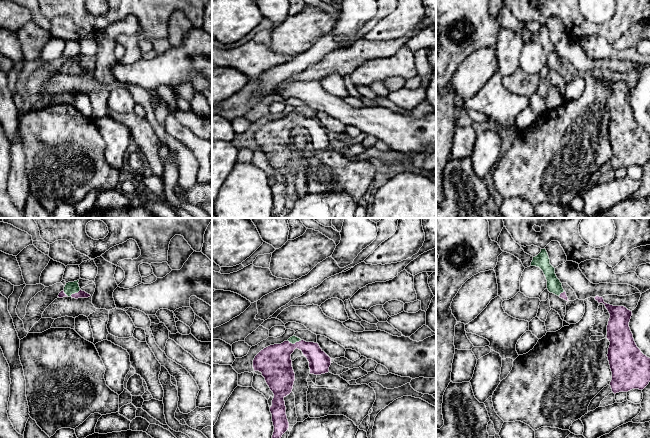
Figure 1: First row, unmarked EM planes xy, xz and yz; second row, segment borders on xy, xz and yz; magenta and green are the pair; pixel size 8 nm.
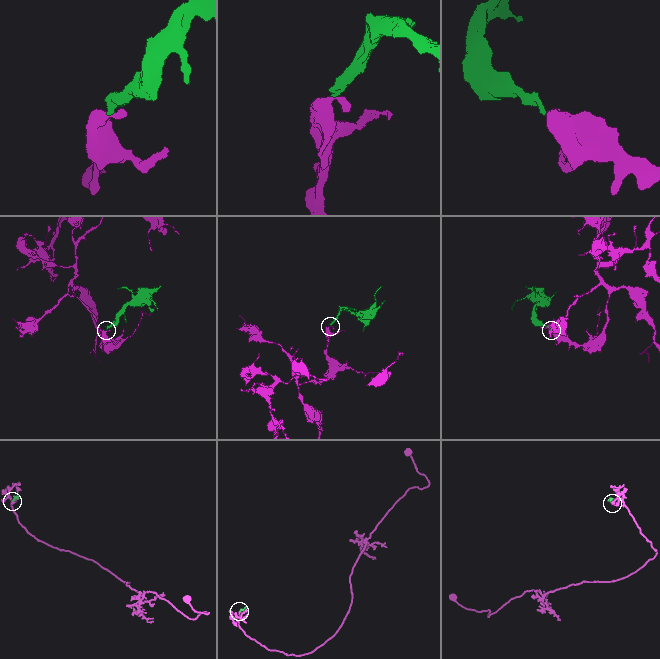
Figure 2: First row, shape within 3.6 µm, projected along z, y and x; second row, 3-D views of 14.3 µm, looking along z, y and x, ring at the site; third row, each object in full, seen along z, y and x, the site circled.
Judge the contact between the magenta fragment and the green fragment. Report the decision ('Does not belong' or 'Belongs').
Belongs

